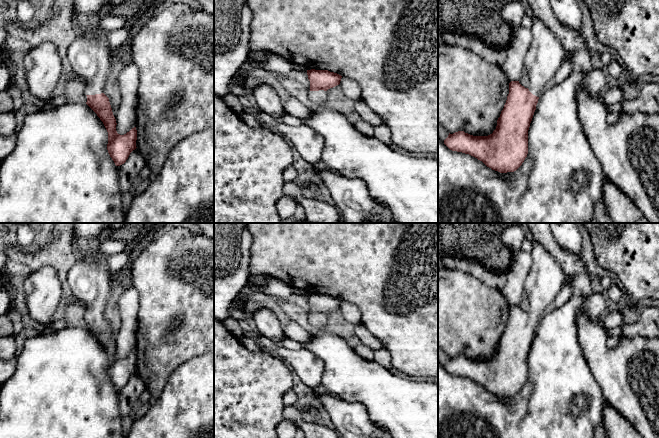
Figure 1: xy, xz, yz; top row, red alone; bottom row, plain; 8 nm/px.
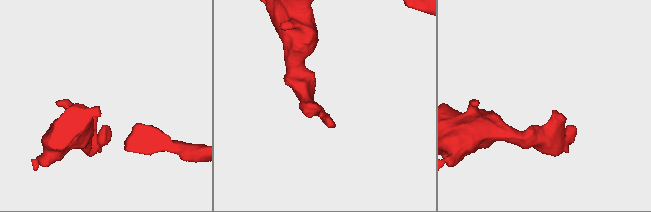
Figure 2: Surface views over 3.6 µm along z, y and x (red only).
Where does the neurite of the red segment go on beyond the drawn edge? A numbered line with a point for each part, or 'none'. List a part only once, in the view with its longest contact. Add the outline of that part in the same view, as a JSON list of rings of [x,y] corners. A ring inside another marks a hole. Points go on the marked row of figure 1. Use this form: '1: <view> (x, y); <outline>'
1: xy (90, 56); [[[96,24],[79,32],[67,50],[72,74],[85,84],[86,95],[103,93],[114,52],[106,40],[107,30]]]

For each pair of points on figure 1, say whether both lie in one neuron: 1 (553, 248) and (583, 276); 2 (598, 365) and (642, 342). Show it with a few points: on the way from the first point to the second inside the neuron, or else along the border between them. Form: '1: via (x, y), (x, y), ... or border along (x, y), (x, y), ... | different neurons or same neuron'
1: via (560, 254), (576, 269) | same neuron
2: via (610, 365), (620, 365), (628, 357), (635, 354) | same neuron

